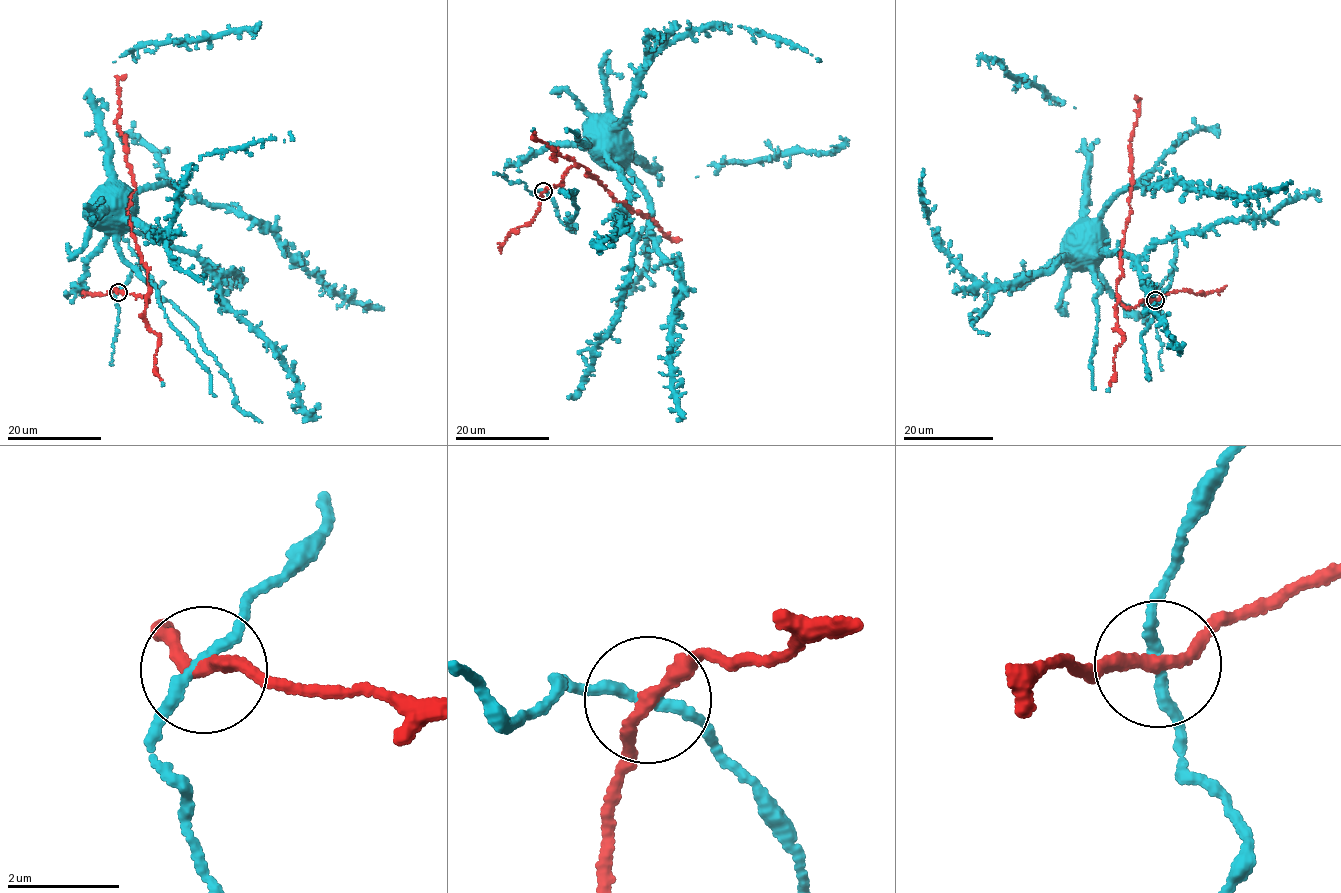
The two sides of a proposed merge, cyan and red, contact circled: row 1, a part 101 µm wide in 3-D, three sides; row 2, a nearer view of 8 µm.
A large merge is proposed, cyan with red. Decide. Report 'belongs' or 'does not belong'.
belongs

